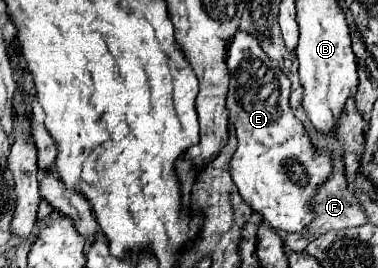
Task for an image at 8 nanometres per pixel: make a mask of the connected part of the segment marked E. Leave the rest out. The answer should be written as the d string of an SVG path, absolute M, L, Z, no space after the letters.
M238 31L230 43L230 61L226 61L230 69L230 89L226 99L228 121L236 129L238 149L230 161L232 179L242 193L242 199L262 215L264 223L282 231L302 231L312 221L310 201L316 193L316 187L332 173L330 153L318 153L312 149L312 143L302 127L302 123L292 115L288 97L290 97L290 79L274 65L270 57L262 51L256 37L246 31Z

